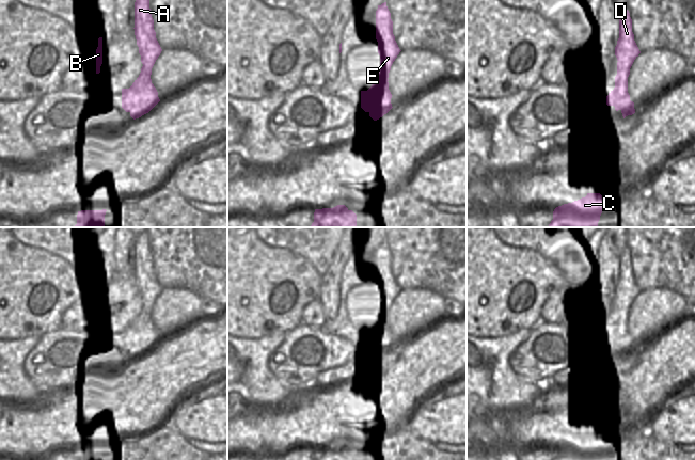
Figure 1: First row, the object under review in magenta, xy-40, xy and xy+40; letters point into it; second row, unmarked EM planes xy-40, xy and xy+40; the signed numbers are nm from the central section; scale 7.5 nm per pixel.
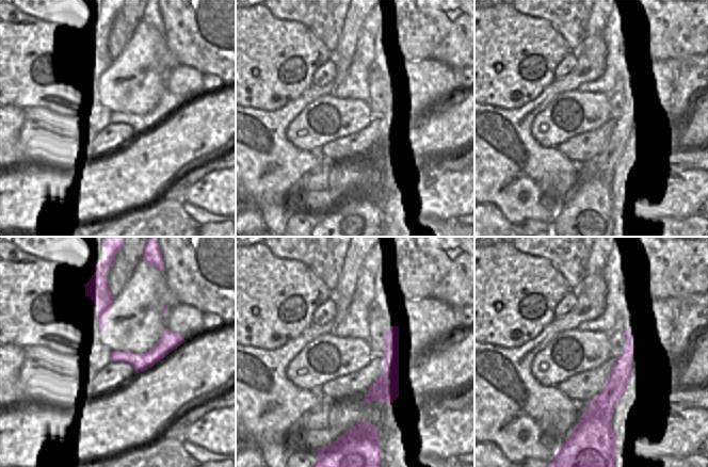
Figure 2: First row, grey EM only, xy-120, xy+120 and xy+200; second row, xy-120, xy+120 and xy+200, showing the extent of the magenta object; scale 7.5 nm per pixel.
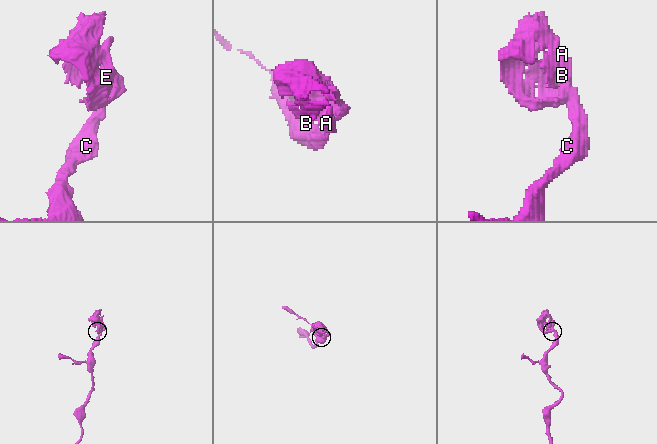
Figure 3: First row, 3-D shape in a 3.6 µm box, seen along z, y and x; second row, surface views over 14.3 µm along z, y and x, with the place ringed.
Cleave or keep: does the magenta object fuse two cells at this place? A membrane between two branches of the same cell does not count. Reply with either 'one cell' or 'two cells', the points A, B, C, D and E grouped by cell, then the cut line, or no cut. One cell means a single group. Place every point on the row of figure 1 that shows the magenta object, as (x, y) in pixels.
two cells; groups A B D E / C; cut xy+40 (615, 85), (622, 102), (621, 109)

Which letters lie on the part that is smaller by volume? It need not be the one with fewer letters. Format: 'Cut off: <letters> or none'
Cut off: A, B, D, E

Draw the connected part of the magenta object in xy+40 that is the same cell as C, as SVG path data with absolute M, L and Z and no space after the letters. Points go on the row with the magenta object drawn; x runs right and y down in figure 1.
M587 193L585 197L556 207L548 227L598 227L603 209L604 195Z

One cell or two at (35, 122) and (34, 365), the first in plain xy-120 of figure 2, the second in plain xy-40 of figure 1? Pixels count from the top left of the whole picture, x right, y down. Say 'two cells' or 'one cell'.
one cell

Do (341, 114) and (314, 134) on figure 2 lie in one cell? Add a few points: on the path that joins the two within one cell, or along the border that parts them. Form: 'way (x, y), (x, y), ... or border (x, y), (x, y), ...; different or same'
way (335, 117), (331, 117), (320, 128); same

